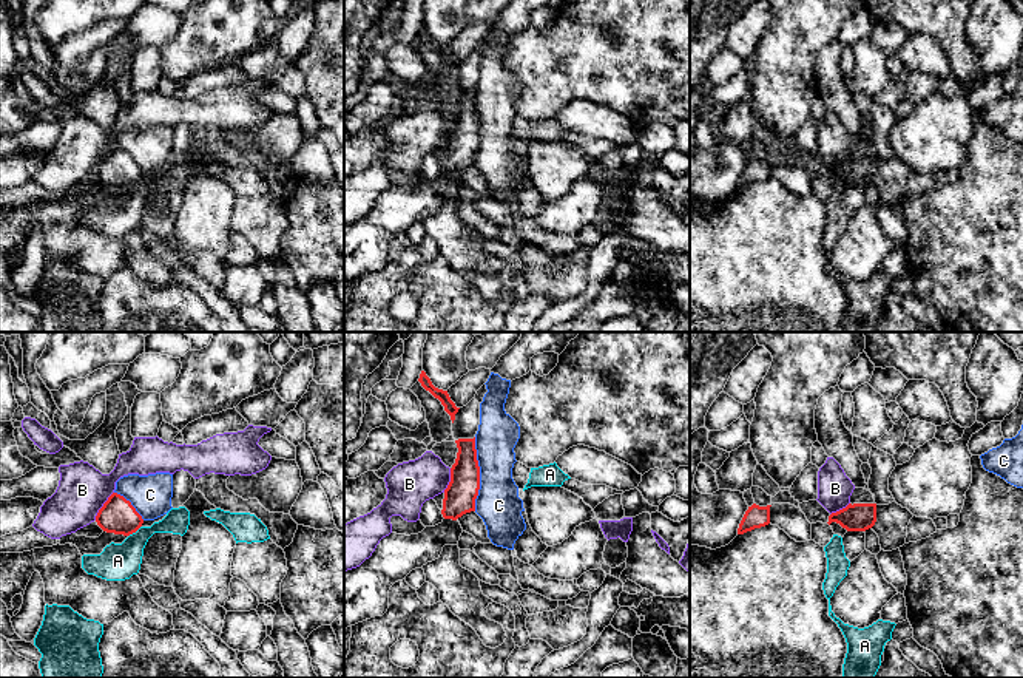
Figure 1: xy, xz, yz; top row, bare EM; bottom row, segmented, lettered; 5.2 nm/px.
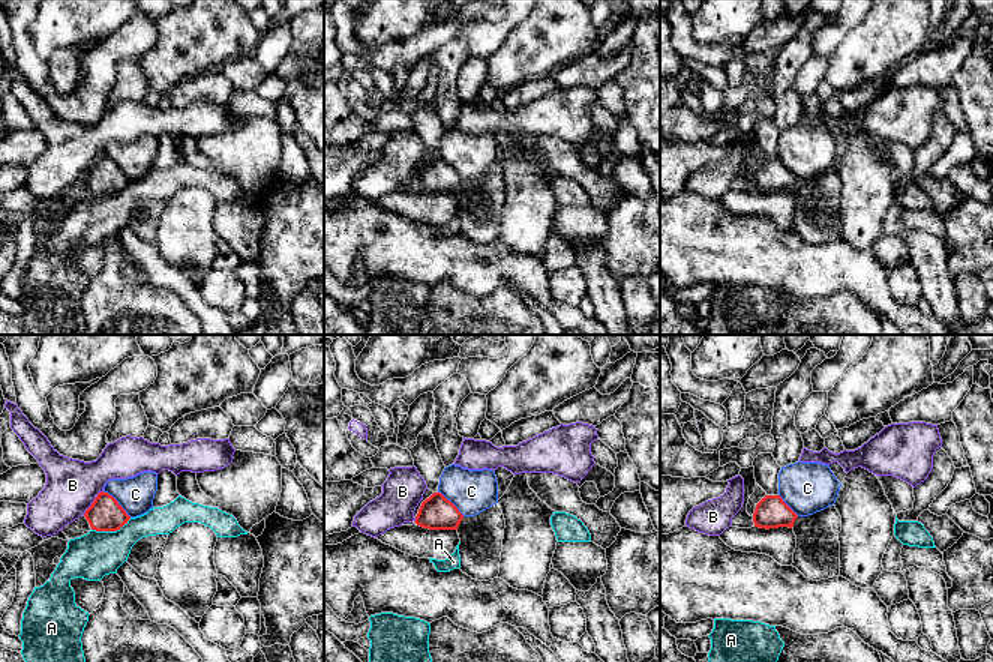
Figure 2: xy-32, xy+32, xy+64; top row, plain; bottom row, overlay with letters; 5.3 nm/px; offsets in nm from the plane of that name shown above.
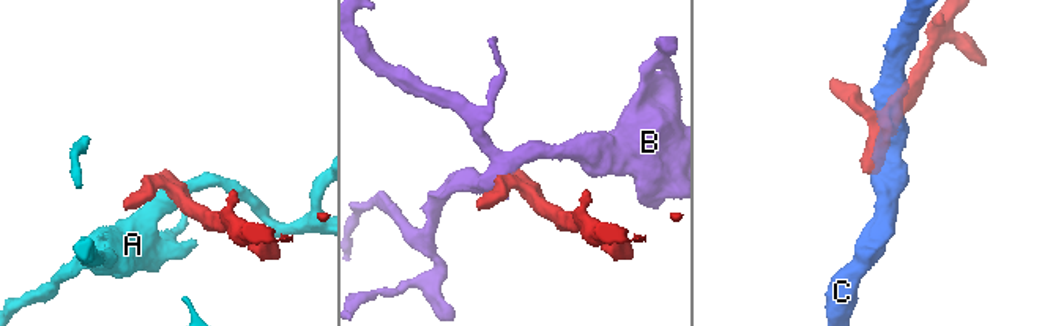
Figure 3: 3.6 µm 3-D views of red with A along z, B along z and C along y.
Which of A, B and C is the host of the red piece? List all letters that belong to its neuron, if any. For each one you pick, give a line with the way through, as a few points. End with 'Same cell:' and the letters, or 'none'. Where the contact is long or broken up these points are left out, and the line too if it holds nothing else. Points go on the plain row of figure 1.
Same cell: none

